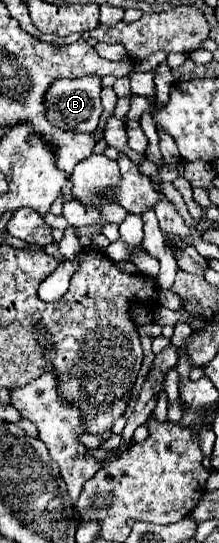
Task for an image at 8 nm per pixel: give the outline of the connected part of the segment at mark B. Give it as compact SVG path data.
M83 76L83 78L69 78L57 80L51 84L45 96L47 106L47 120L61 130L69 132L95 132L99 126L99 116L103 112L101 106L101 78L99 76Z

